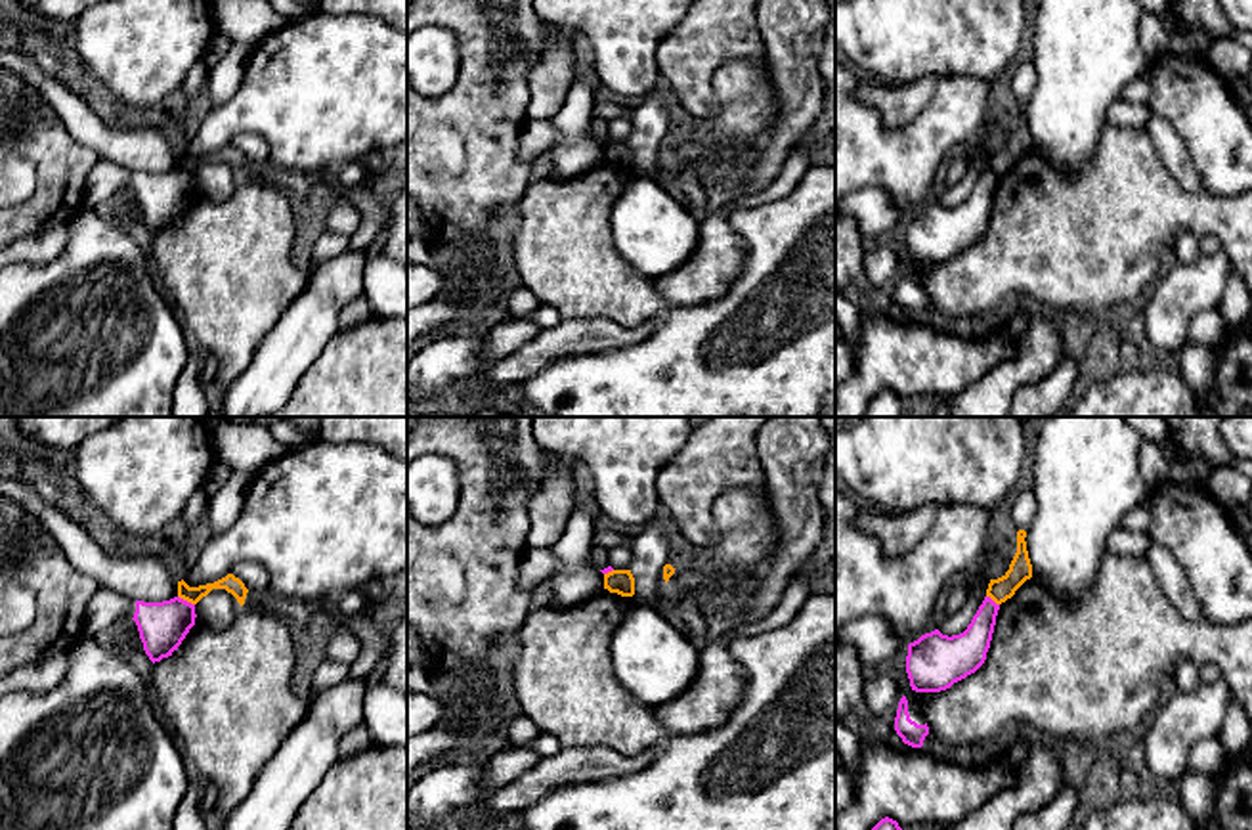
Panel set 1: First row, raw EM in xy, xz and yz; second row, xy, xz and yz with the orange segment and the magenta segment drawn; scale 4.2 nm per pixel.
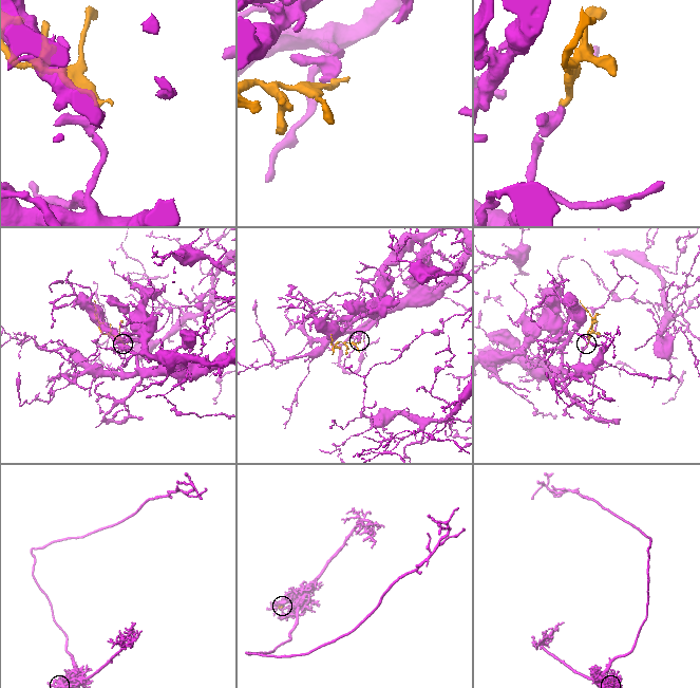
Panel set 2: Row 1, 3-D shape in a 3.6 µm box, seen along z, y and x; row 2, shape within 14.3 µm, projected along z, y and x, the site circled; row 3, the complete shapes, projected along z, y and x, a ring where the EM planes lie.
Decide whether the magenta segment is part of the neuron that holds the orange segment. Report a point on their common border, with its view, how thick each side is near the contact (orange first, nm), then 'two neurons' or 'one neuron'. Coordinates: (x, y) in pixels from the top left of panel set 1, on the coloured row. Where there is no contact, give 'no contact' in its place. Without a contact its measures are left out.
contact xy (186, 599); calibres 70 and 200 nm; two neurons

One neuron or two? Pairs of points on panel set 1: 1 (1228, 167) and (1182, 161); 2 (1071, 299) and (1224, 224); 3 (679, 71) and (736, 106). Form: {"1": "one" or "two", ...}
{"1": "two", "2": "one", "3": "two"}

